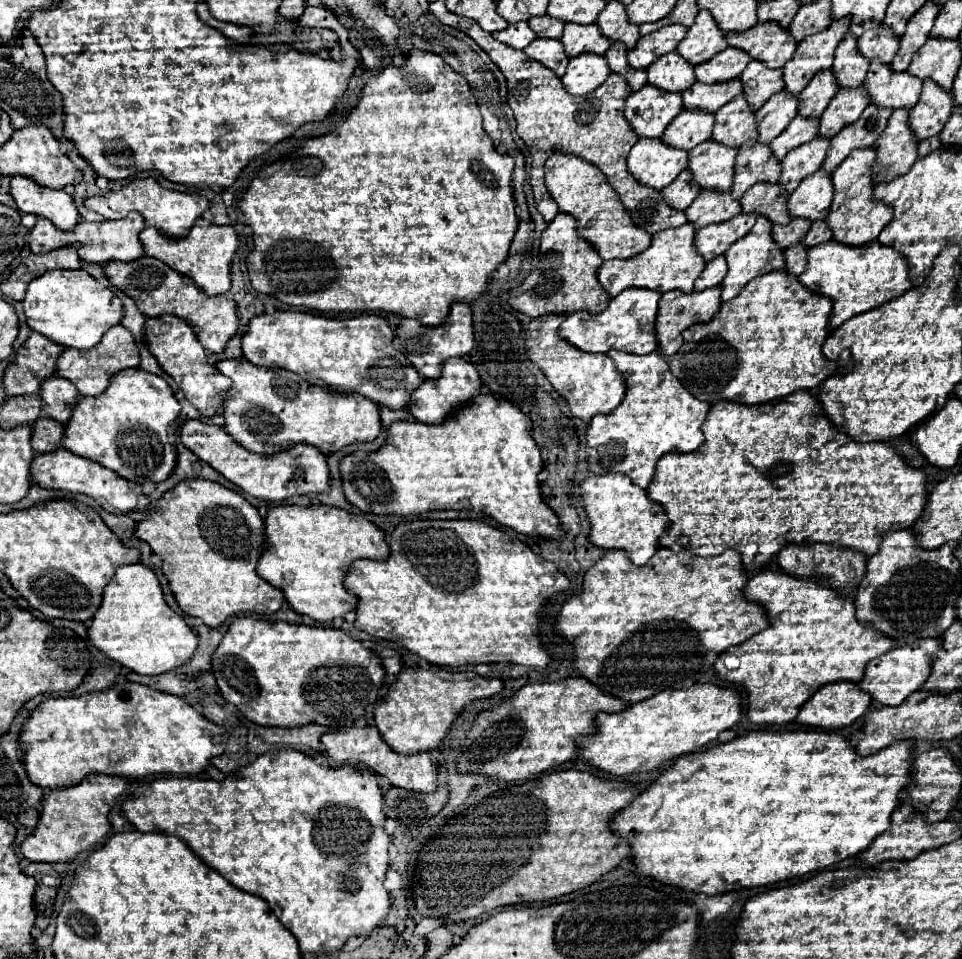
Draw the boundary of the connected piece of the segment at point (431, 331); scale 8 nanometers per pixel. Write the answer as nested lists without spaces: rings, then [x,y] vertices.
[[[452,304],[450,314],[440,326],[424,326],[422,322],[402,318],[394,330],[394,346],[400,350],[412,366],[424,376],[424,378],[440,378],[440,370],[444,360],[454,356],[466,356],[474,348],[474,334],[472,334],[472,310],[468,304]]]

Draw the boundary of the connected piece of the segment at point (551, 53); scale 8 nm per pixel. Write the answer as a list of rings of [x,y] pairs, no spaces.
[[[536,38],[530,46],[526,46],[526,56],[540,62],[542,66],[550,68],[558,78],[566,72],[568,58],[564,54],[564,46],[560,40],[548,40],[548,38]]]

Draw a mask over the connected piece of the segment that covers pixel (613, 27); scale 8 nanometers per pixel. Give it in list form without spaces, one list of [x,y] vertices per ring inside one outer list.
[[[608,2],[606,8],[598,14],[596,18],[596,26],[600,28],[602,36],[612,40],[612,42],[624,42],[628,50],[632,50],[632,46],[636,46],[640,34],[638,34],[638,26],[630,24],[626,18],[626,10],[620,2]]]

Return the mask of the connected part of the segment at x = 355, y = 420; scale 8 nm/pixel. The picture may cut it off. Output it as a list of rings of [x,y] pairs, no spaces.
[[[244,356],[218,360],[214,366],[232,380],[222,404],[224,430],[250,452],[274,454],[296,444],[310,444],[330,454],[348,444],[370,442],[380,434],[378,404],[360,394],[308,384],[294,372],[254,366]]]

